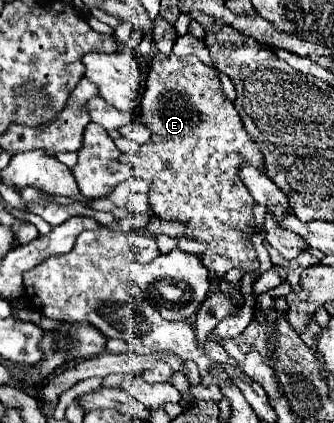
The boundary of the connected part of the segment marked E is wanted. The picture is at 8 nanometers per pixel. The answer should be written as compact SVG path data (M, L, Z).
M157 53L151 61L145 93L141 99L141 123L151 131L151 139L141 145L137 153L123 153L121 161L133 169L133 177L151 181L147 197L153 215L163 221L185 223L185 237L207 245L199 257L201 263L217 277L225 277L225 273L231 269L239 269L243 275L259 271L257 253L251 243L251 235L255 233L255 199L241 183L239 167L241 163L249 163L257 169L263 169L263 153L259 145L247 135L235 105L223 93L217 71L195 57L181 59L173 53Z

